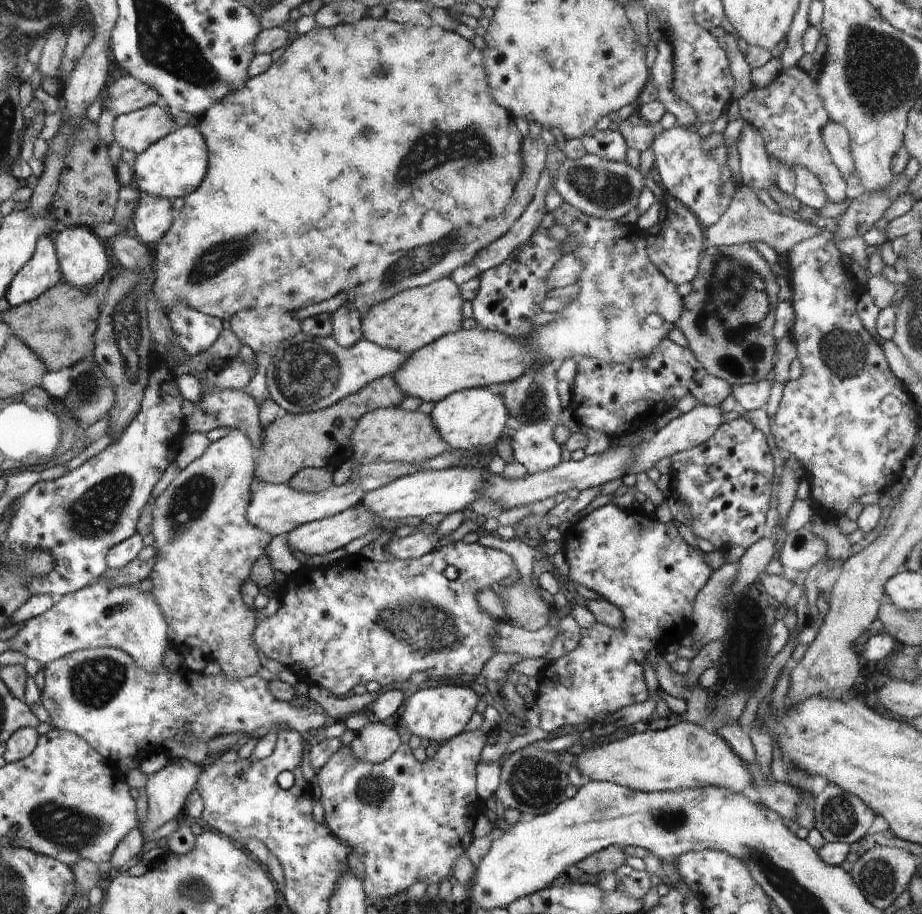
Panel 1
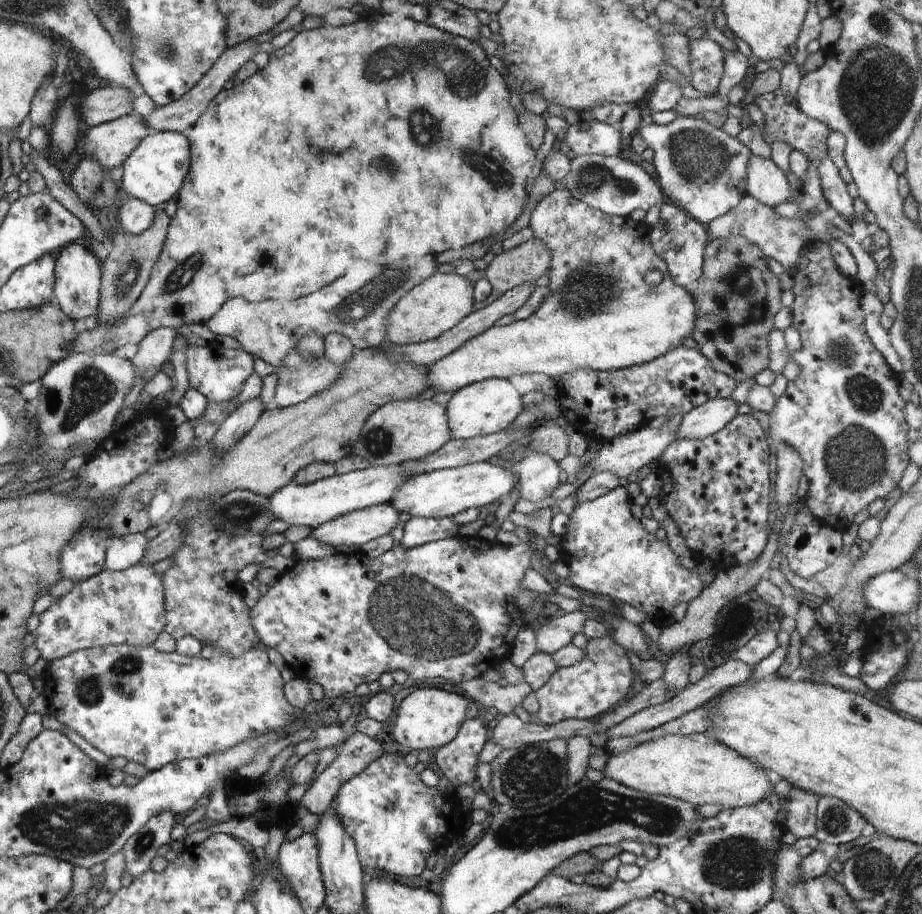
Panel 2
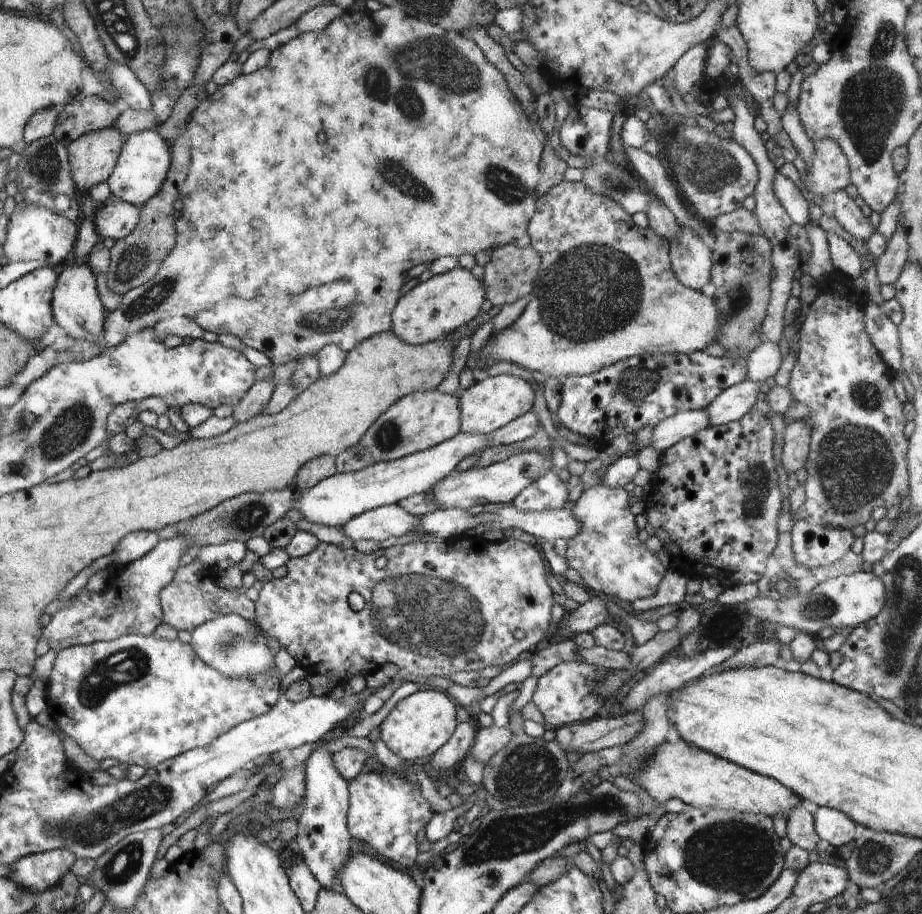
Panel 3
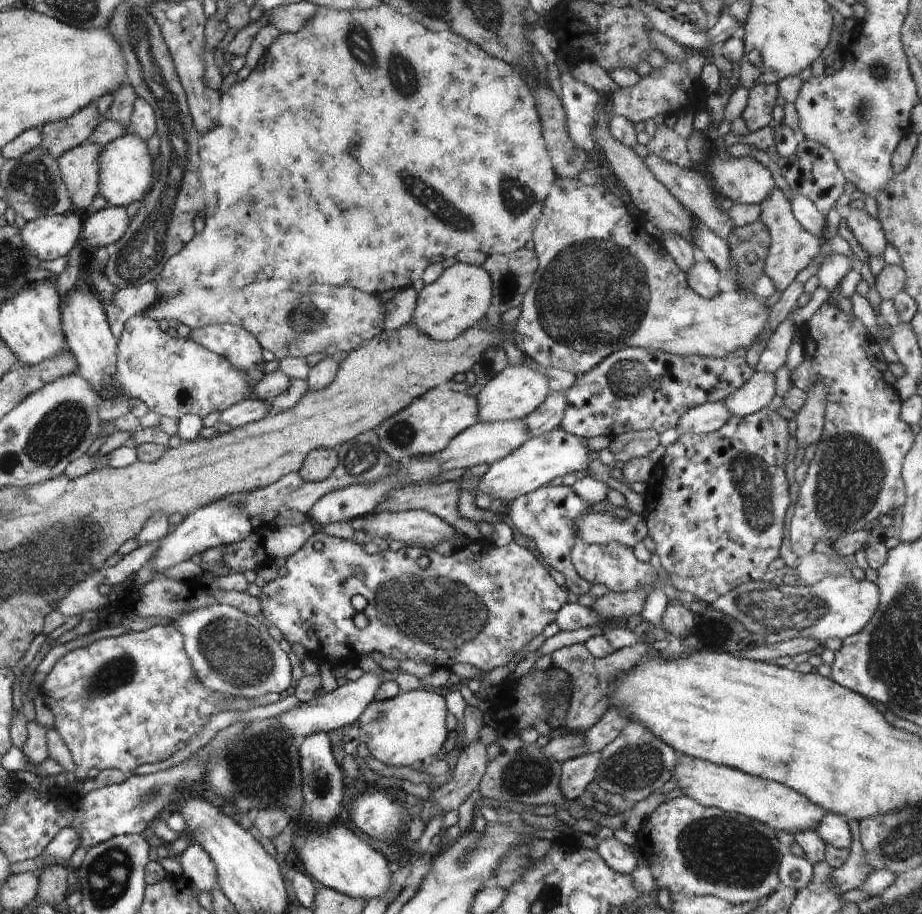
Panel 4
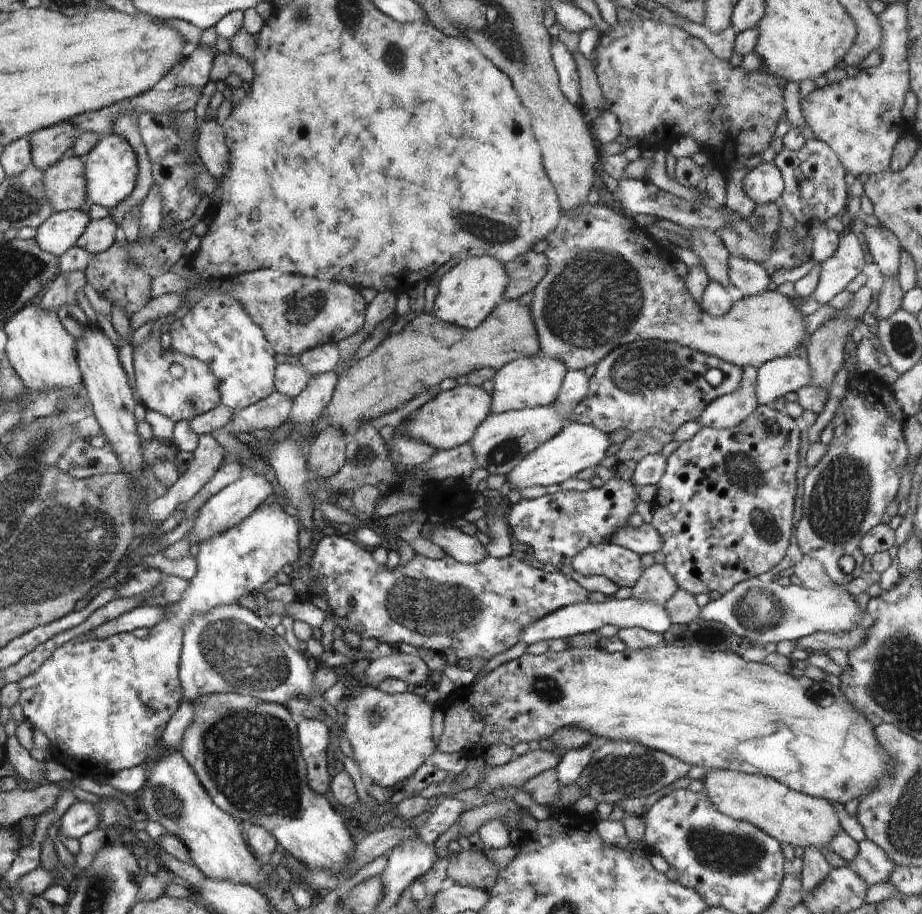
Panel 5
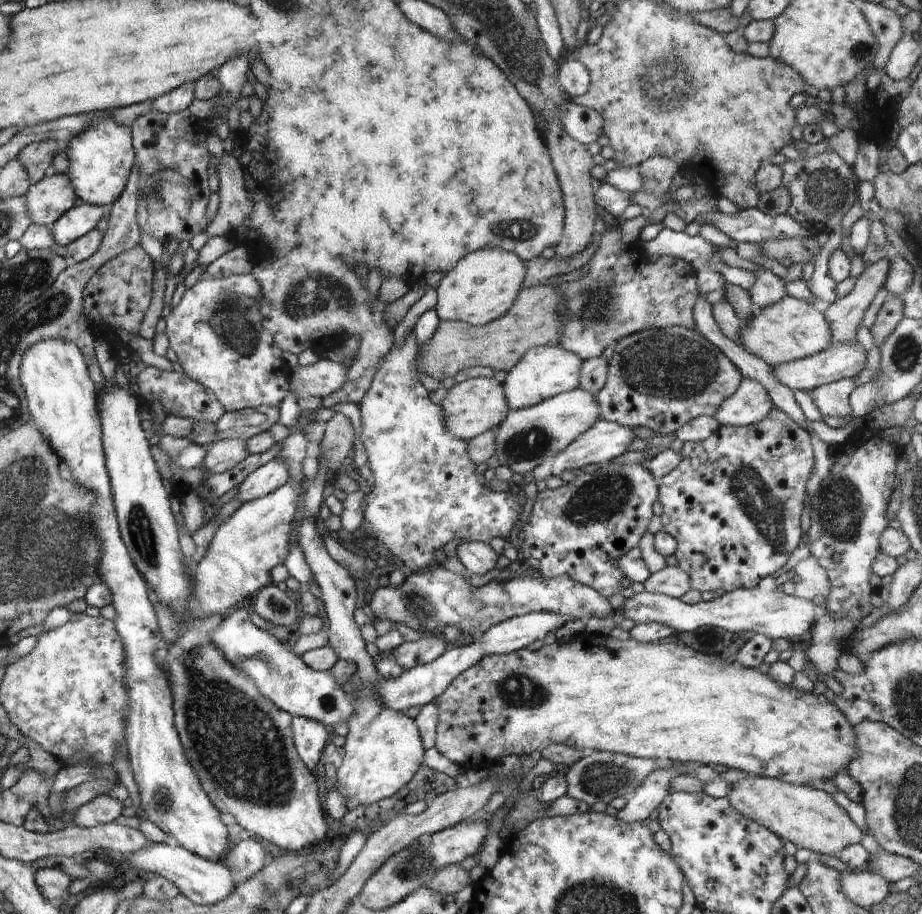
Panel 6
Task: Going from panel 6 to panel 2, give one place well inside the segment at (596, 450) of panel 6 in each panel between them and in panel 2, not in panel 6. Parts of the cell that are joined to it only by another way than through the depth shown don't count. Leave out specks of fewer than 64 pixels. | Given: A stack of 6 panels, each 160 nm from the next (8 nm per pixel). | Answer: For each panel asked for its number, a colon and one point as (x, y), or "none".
2: (443, 493)
3: (501, 482)
4: (538, 460)
5: (578, 446)

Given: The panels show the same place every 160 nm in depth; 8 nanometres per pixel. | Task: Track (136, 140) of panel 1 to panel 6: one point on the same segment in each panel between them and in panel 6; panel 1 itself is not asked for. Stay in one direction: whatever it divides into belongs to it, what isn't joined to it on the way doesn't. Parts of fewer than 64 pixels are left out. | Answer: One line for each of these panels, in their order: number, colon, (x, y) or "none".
2: (112, 143)
3: (92, 157)
4: (79, 166)
5: (65, 181)
6: (50, 198)

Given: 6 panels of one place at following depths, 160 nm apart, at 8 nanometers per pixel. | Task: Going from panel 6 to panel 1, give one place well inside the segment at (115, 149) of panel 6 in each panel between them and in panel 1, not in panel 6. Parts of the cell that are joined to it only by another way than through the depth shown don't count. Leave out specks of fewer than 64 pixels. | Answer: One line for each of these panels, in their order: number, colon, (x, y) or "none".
1: (174, 167)
2: (157, 169)
3: (145, 160)
4: (125, 175)
5: (112, 168)

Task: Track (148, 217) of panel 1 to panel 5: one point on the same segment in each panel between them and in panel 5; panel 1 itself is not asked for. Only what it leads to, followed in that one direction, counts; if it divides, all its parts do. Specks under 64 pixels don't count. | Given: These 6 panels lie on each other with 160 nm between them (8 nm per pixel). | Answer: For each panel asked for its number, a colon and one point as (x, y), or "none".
2: (134, 216)
3: (116, 218)
4: (103, 227)
5: (99, 235)

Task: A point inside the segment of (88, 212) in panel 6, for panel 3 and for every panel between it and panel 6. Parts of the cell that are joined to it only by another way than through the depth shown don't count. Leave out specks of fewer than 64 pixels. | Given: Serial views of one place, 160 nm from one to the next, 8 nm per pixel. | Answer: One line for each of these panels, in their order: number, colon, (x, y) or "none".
3: (34, 232)
4: (50, 237)
5: (58, 232)

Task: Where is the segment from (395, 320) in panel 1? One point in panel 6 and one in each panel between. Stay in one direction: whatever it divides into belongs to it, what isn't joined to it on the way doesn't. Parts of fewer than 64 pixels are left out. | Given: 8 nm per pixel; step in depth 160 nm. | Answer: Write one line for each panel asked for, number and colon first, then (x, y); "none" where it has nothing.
2: (431, 308)
3: (431, 310)
4: (459, 298)
5: (468, 292)
6: (482, 286)

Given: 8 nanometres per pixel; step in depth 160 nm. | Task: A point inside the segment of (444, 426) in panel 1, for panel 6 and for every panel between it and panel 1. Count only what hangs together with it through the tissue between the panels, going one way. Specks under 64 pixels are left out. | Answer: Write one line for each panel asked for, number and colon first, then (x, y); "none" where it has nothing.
2: (486, 407)
3: (487, 405)
4: (516, 391)
5: (531, 381)
6: (542, 372)

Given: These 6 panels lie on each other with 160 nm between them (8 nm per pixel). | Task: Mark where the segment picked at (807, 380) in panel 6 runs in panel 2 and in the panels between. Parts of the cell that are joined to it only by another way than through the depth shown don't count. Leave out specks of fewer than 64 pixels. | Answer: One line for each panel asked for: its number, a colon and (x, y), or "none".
2: (712, 416)
3: (732, 404)
4: (756, 393)
5: (775, 378)

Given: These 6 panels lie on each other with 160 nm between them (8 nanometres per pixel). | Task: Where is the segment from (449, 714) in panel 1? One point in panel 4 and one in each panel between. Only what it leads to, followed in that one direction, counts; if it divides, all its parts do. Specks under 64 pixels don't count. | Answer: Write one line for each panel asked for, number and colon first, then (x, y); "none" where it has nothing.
2: (428, 718)
3: (421, 723)
4: (411, 727)

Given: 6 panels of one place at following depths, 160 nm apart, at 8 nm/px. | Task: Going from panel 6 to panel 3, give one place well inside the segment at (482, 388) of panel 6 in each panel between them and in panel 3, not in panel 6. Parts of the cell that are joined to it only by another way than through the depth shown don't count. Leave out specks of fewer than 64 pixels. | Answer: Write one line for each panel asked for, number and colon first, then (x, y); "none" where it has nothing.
3: (420, 420)
4: (426, 426)
5: (450, 419)

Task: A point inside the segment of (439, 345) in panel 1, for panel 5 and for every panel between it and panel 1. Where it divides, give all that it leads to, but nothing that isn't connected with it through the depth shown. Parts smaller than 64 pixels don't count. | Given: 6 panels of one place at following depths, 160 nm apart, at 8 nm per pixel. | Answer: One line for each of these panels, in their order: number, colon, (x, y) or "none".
2: (600, 313)
3: (605, 291)
4: (602, 283)
5: (608, 281)

